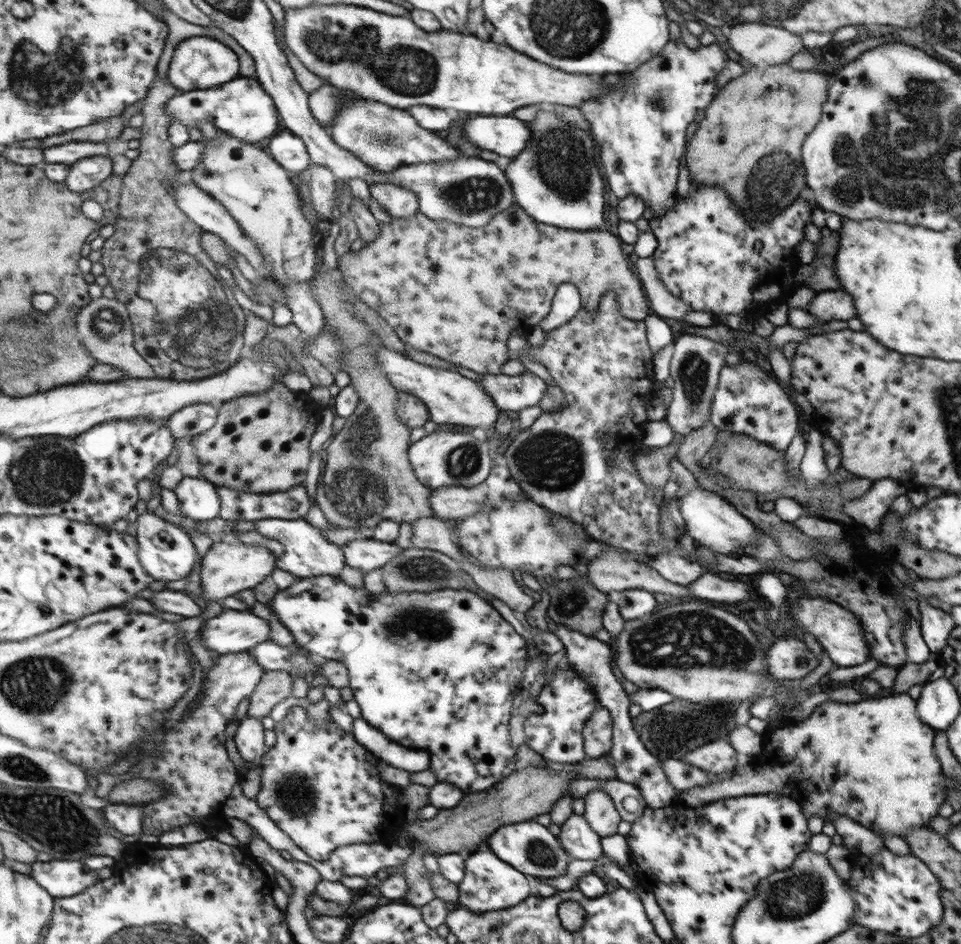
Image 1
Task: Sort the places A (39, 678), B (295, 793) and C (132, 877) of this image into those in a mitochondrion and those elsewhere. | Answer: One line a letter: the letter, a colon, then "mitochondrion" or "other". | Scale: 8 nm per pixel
A: mitochondrion
B: mitochondrion
C: other

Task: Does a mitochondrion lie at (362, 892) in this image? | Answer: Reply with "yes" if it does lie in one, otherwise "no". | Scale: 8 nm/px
no

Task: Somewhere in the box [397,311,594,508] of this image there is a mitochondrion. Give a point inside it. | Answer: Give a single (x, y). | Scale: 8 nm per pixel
(551, 460)

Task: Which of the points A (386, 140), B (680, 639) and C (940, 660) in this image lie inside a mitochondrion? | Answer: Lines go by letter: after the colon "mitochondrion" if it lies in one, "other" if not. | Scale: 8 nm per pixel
A: mitochondrion
B: mitochondrion
C: other

